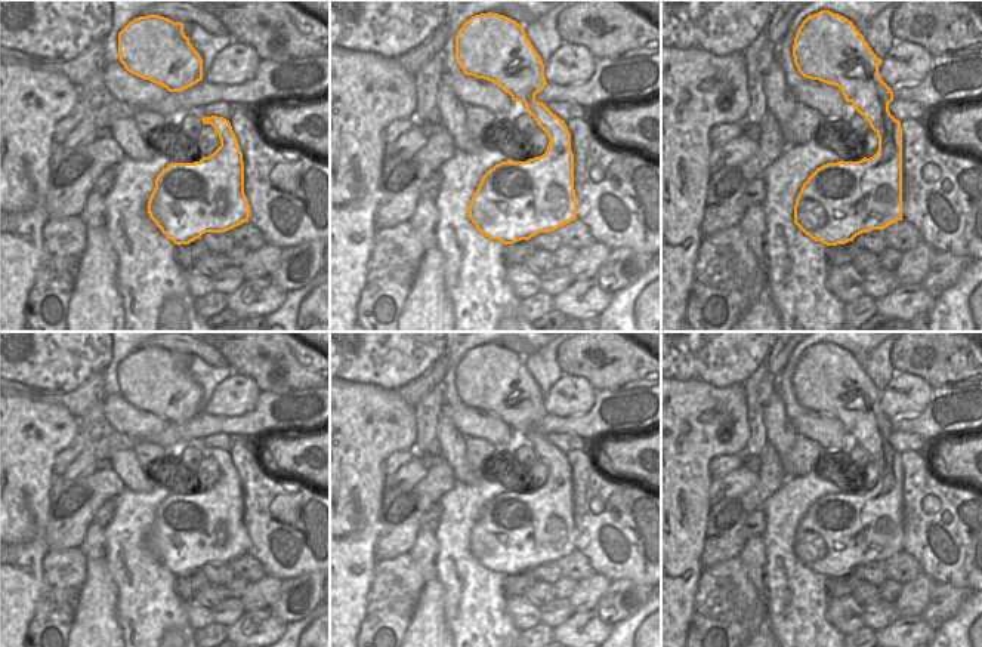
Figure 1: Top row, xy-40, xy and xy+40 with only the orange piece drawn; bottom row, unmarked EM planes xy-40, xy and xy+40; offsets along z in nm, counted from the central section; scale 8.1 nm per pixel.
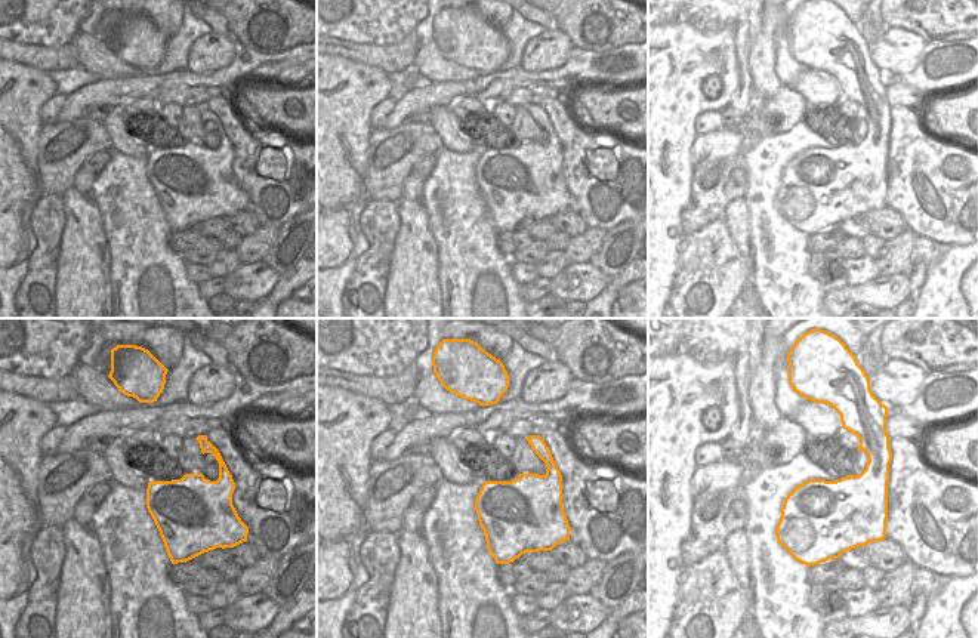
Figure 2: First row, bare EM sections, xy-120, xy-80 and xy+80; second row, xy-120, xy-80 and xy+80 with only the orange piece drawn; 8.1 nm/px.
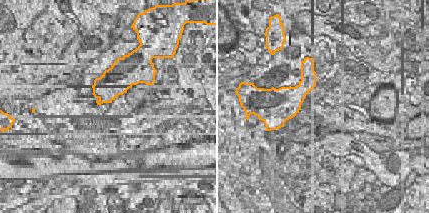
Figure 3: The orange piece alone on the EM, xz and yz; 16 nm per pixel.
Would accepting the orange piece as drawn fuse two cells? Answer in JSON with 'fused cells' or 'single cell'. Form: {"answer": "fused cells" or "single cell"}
{"answer": "single cell"}

